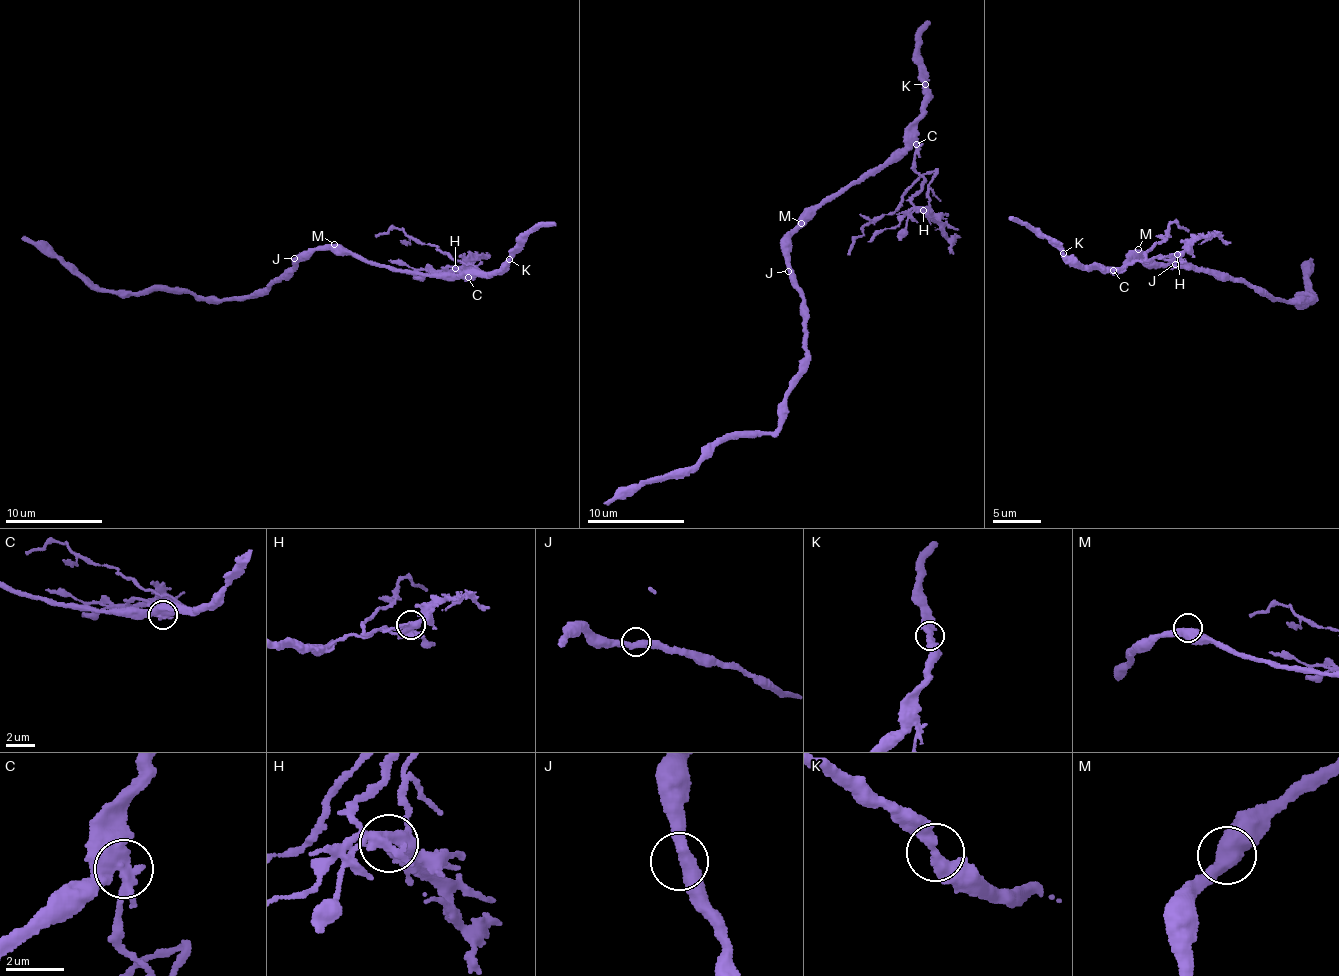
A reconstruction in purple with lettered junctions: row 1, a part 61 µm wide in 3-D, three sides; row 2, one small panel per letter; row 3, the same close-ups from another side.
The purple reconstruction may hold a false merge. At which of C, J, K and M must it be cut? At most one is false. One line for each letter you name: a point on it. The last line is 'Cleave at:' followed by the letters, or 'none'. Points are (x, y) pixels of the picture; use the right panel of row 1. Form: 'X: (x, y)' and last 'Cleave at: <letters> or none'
C: (1113, 270)
Cleave at: C

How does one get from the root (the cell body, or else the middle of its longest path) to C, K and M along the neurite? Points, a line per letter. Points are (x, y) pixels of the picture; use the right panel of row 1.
C: (1177, 268), (1147, 264), (1143, 256), (1133, 252), (1121, 272), (1113, 269)
K: (1177, 268), (1147, 264), (1143, 256), (1133, 252), (1127, 266), (1120, 272), (1087, 265), (1077, 266), (1064, 252)
M: (1177, 268), (1147, 264), (1138, 249)

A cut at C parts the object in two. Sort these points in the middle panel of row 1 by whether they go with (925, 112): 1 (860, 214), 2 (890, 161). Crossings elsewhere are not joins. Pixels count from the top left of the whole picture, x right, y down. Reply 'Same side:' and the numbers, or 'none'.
Same side: 2

